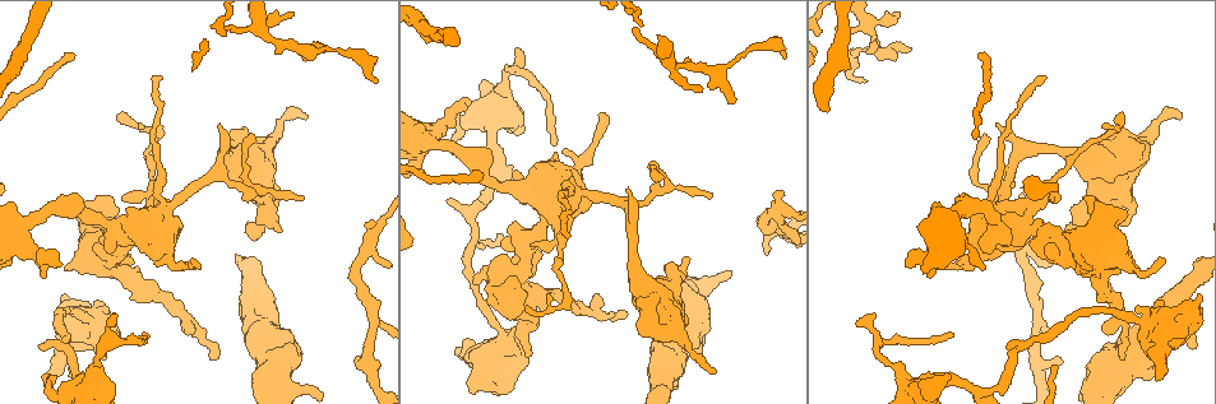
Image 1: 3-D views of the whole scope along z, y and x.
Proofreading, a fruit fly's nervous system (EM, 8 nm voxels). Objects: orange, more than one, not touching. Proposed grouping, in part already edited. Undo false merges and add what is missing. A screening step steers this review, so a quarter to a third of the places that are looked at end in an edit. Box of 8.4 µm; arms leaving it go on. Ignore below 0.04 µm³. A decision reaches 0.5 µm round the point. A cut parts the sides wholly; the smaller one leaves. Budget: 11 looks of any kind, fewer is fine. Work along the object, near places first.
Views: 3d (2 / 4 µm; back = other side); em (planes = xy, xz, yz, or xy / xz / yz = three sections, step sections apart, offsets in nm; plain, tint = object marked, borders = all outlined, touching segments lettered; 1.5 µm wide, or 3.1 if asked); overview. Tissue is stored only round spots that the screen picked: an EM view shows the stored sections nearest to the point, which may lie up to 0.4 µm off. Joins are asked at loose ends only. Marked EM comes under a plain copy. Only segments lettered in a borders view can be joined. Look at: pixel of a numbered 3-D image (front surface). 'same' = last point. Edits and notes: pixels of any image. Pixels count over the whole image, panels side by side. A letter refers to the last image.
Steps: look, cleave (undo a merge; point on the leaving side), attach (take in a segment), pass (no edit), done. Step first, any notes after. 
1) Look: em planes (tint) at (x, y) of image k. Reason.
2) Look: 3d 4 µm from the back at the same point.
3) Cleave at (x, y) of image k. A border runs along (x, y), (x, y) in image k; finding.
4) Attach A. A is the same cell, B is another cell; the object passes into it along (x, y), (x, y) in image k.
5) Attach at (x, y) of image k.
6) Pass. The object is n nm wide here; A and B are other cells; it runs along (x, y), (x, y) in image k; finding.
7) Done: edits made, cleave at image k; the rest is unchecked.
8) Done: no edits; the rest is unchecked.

Look: 3d 4 µm at (1120, 224) of image 1. Branch stops here.

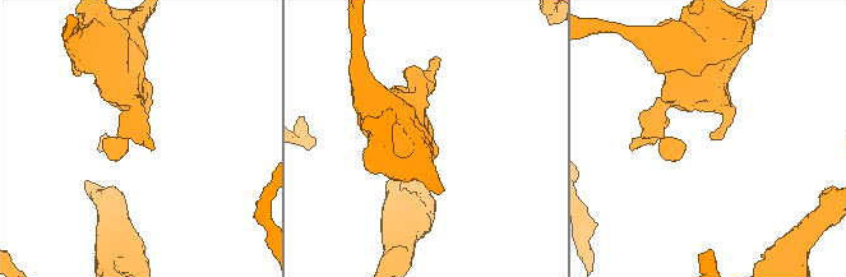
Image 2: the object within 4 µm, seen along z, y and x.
Look: em planes (borders) at (713, 136) of image 2.

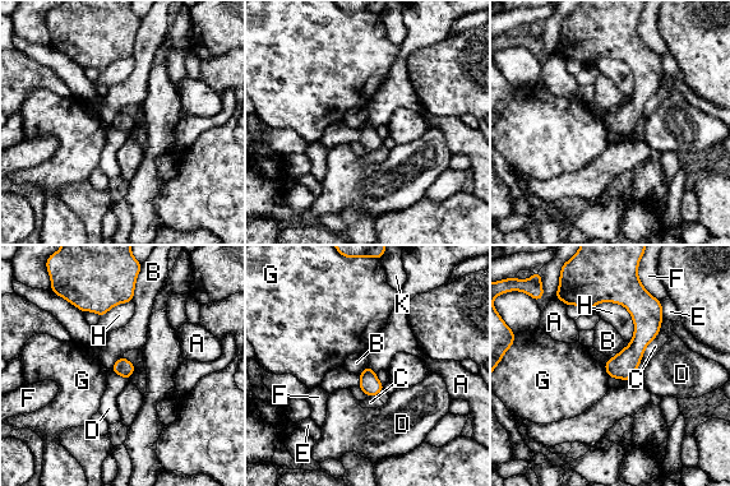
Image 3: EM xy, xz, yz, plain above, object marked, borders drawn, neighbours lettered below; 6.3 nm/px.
Pass. A, B, C, D, E, F, G, H and K are other cells; it runs along (606, 291), (641, 314), (627, 376) in image 3; no lettered segment goes on from it.

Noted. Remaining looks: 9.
Look: em planes (borders) at (1177, 118) of image 1. Branch stops here.

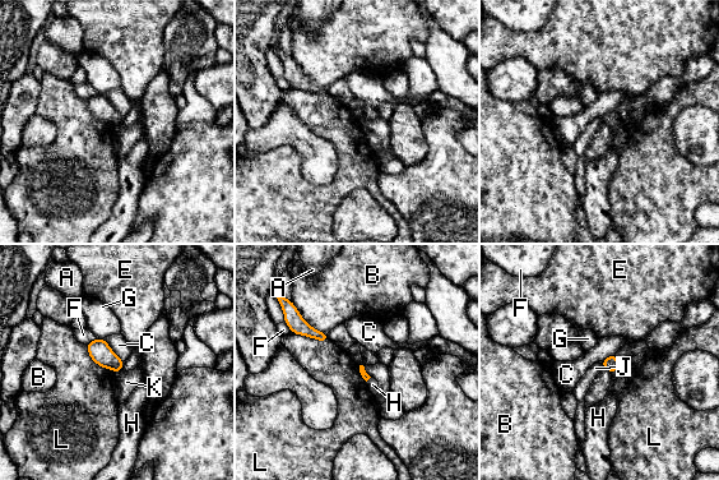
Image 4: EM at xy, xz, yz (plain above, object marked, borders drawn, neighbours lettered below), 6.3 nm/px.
Pass. A, B, C, E, F, G, H, J, K and L are other cells; a border runs along (84, 345), (97, 364), (115, 373) in image 4; none of them fits.

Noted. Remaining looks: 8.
Look: em planes (borders) at (303, 198) of image 1. Thin end.

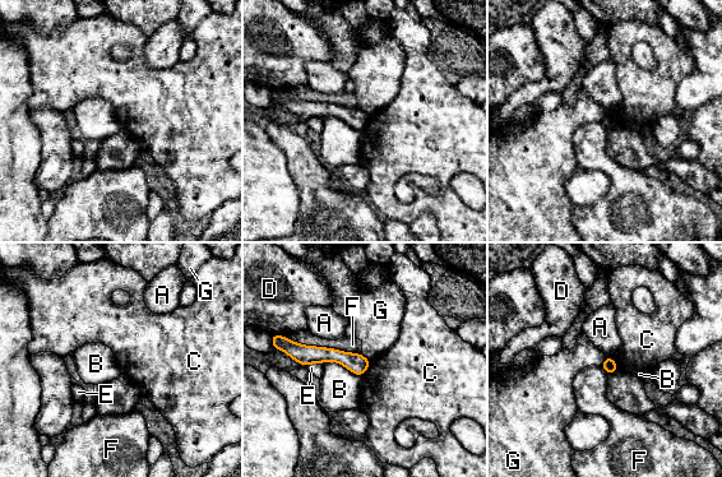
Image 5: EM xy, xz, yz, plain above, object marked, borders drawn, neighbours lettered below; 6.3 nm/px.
Pass. The longest contact is with F, 500 nm; A, B, C, D, E, F and G are other cells; it runs along (290, 351), (336, 355), (365, 364) in image 5; none of them fits.

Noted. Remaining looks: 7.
Look: 3d 4 µm at (215, 360) of image 1. An open end.

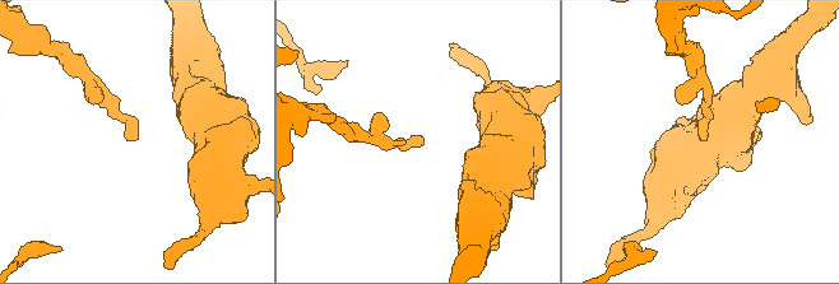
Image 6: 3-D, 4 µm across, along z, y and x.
Look: em planes (borders) at (707, 140) of image 6.

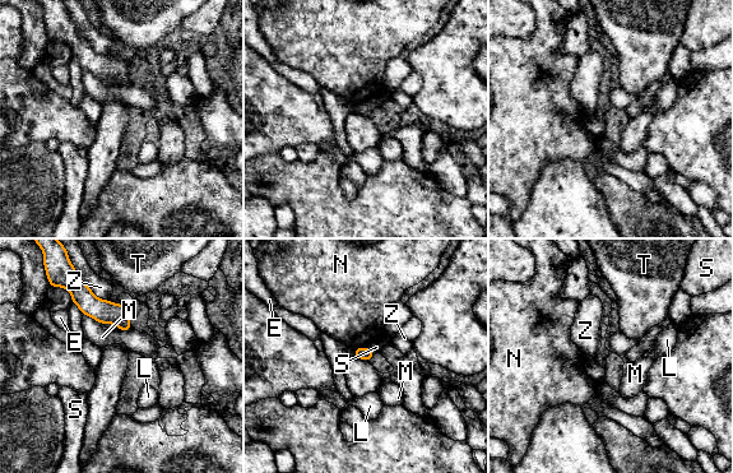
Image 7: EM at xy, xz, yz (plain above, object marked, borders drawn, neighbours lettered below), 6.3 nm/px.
Pass. The object is 90 nm wide here; E, L, M, N, S, T and Z are other cells; a border runs along (353, 356), (367, 362) in image 7; no lettered segment goes on from it.

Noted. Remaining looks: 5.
Look: 3d 4 µm at (1058, 361) of image 1. An open end.

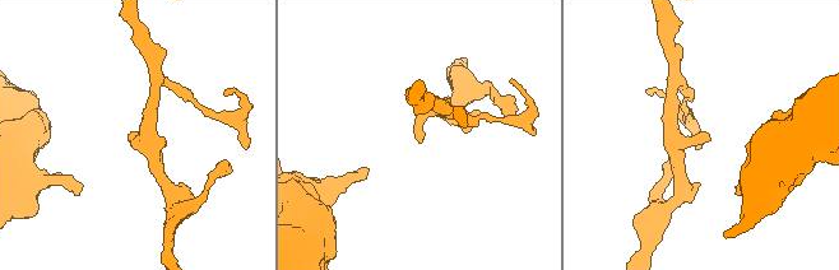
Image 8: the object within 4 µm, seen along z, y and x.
Look: em planes (borders) at (416, 138) of image 8. Need the tissue.

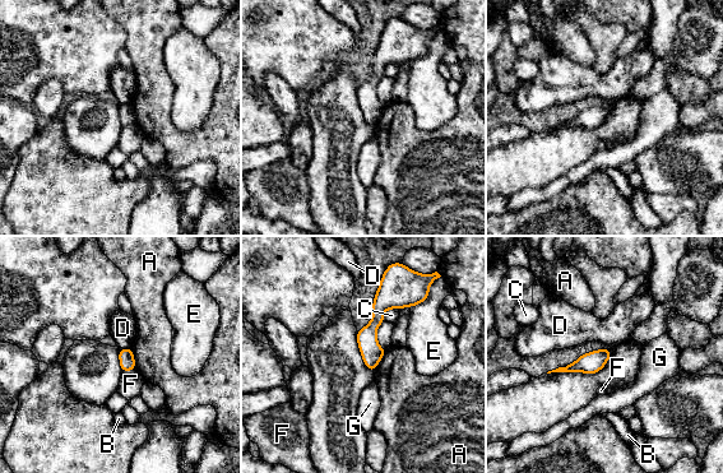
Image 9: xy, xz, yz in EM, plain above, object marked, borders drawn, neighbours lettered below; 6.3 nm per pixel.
Pass. A, B, C, D, E, F and G are other cells; no lettered segment goes on from it.

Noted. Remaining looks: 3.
Done: no edits; the rest is unchecked.

